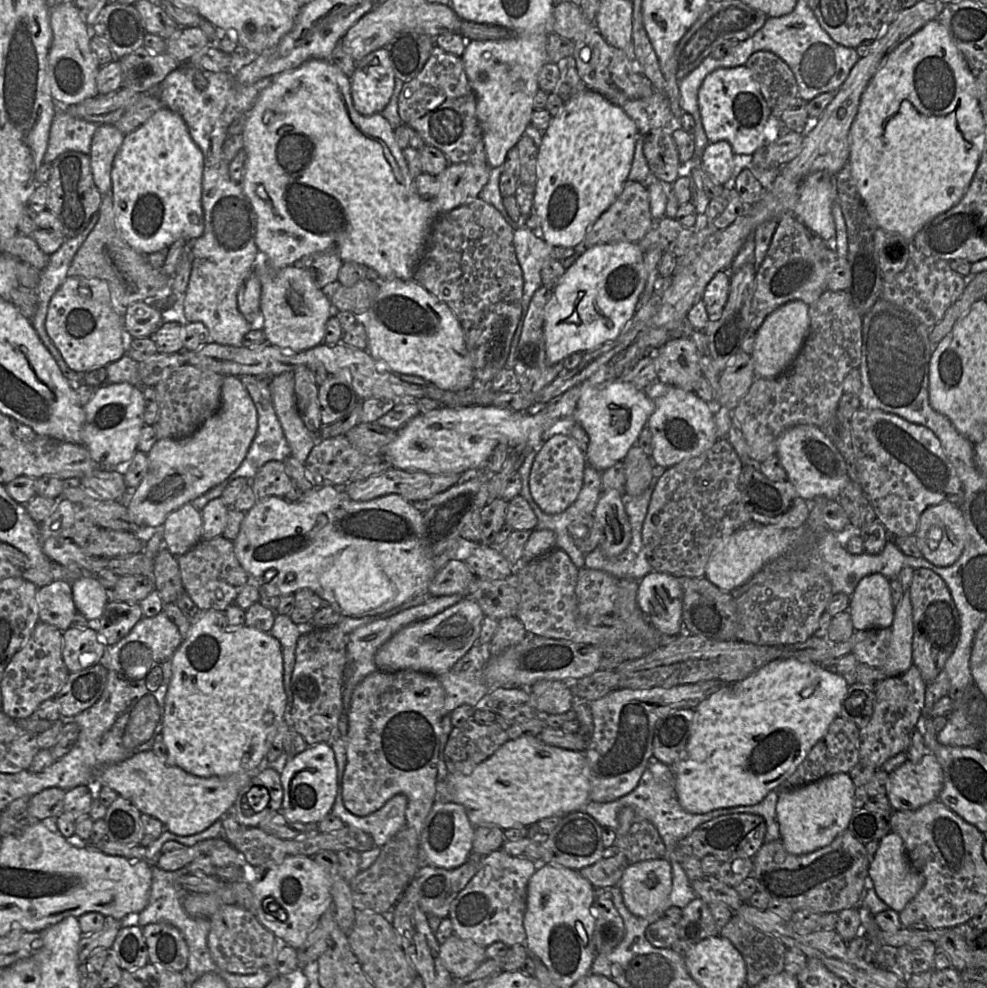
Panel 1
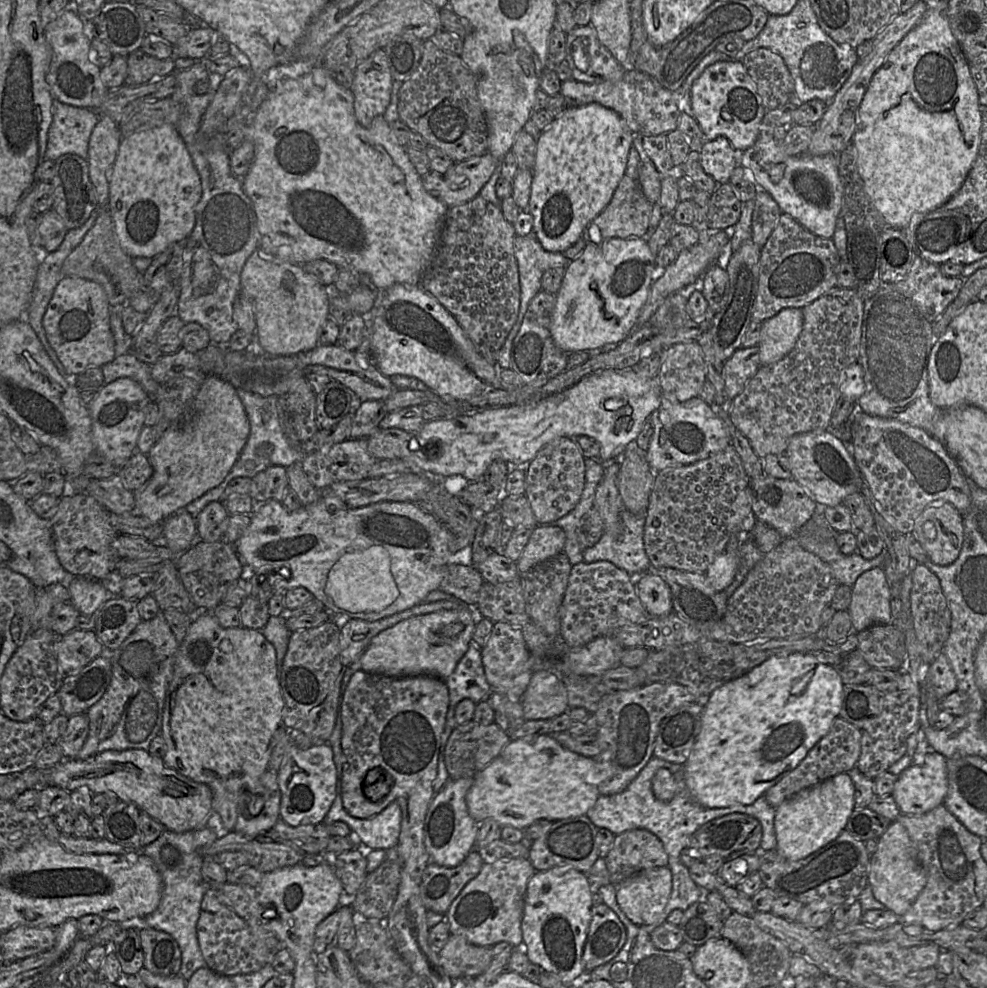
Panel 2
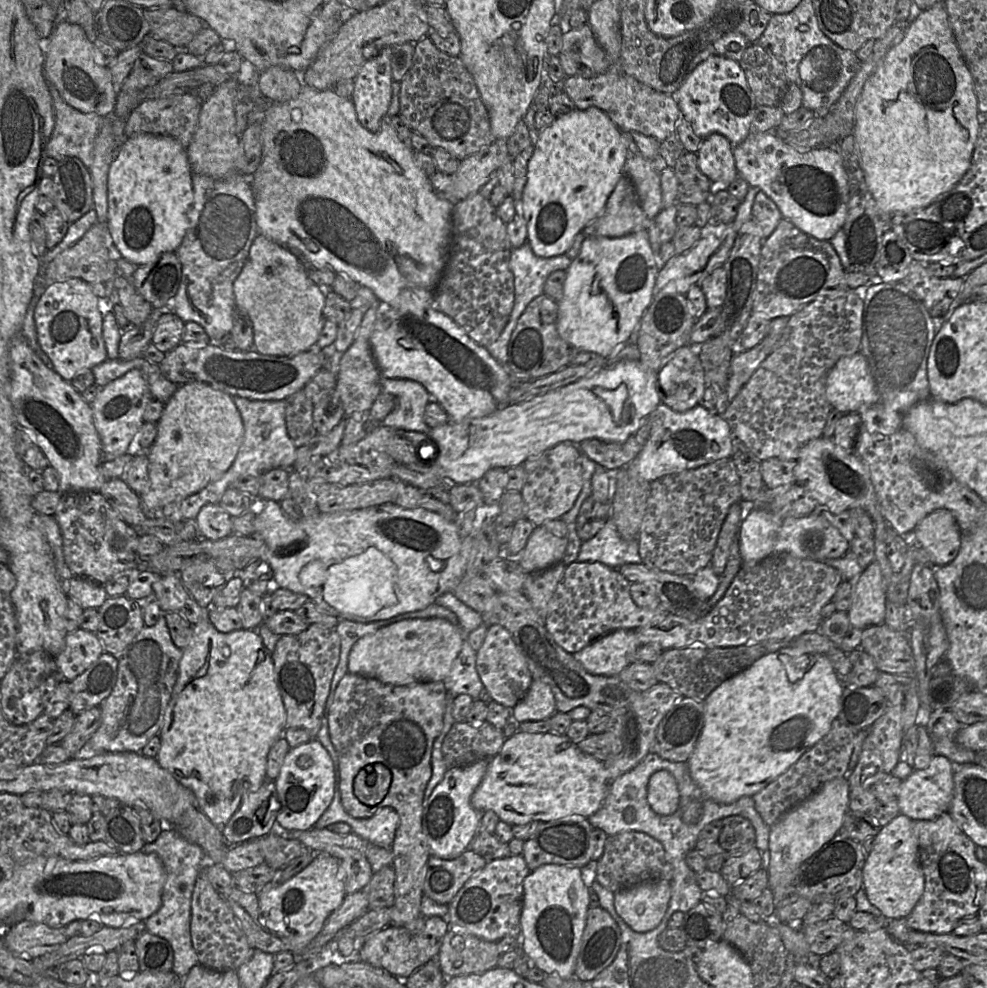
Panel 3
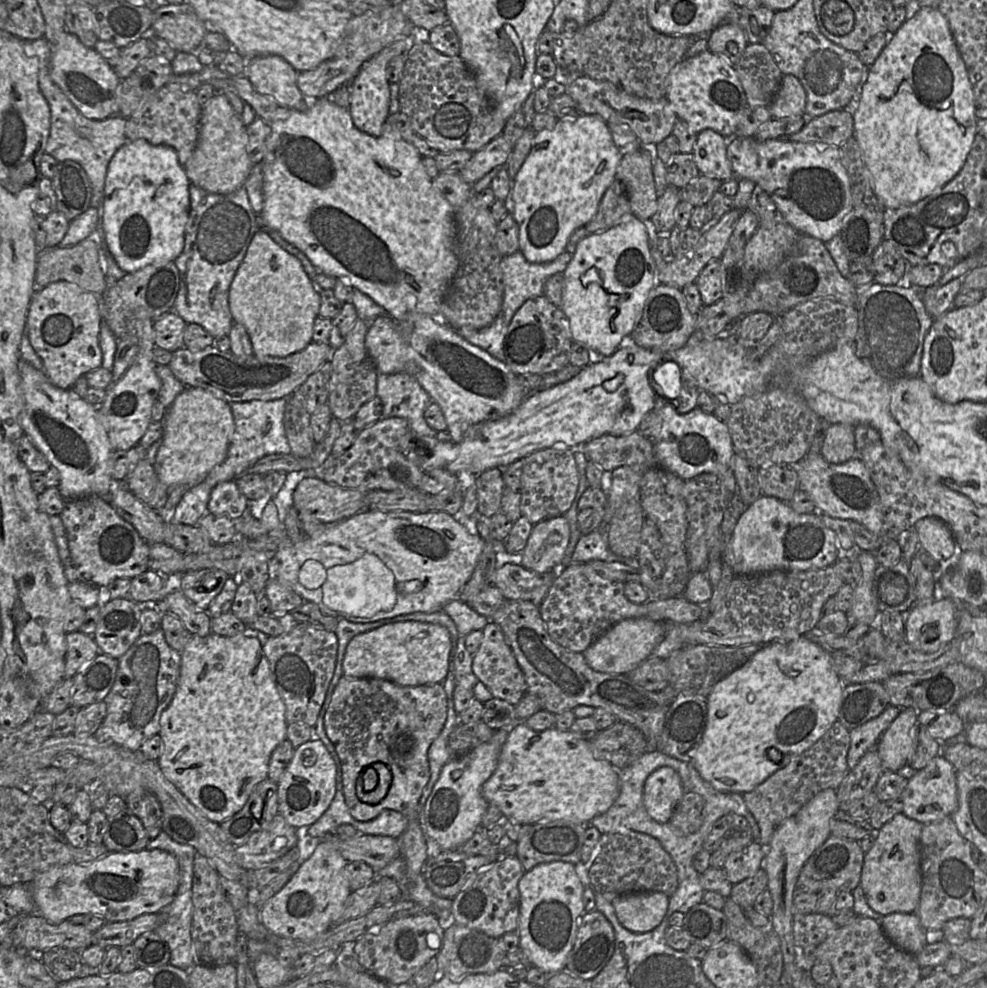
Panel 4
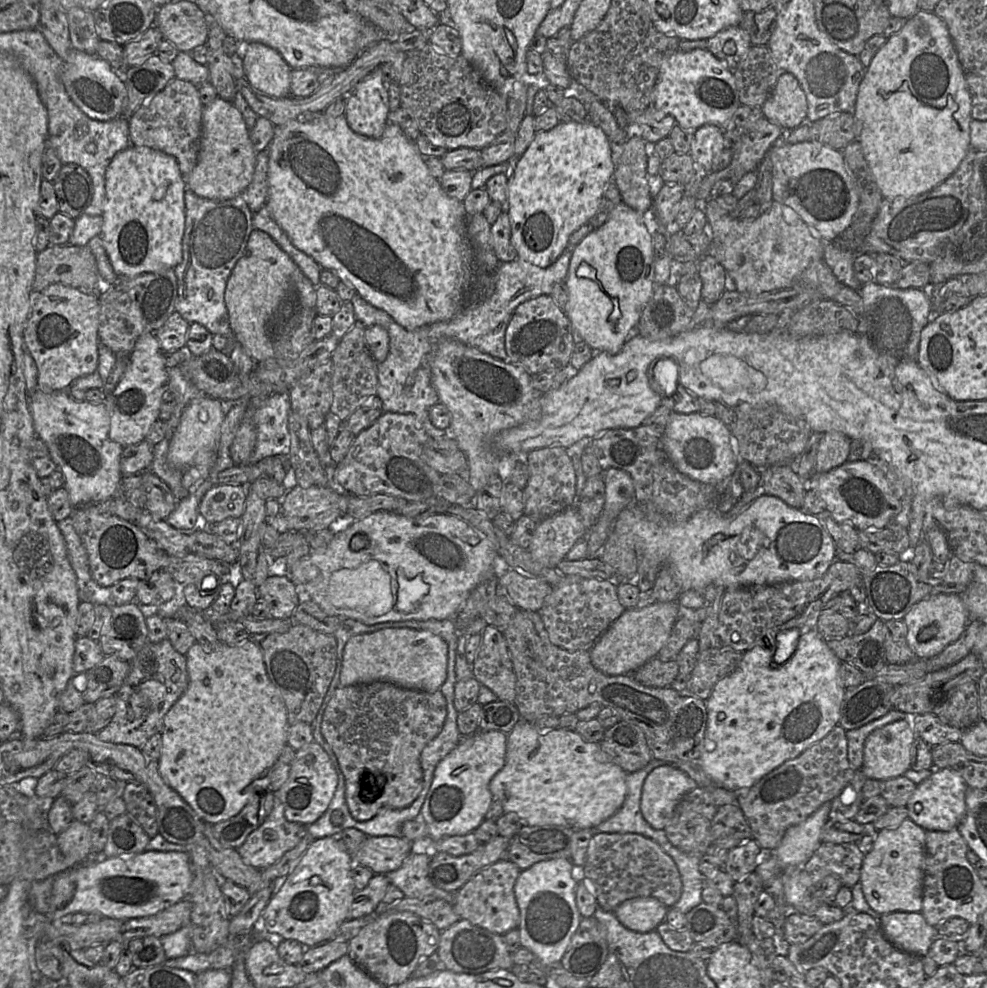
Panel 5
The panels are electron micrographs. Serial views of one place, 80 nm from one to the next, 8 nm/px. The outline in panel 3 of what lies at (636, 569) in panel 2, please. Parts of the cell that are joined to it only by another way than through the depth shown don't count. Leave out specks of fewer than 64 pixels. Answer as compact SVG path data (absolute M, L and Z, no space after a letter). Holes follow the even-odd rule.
M609 518L593 538L582 542L576 562L599 562L612 569L625 564L640 564L638 538L621 538L615 523Z

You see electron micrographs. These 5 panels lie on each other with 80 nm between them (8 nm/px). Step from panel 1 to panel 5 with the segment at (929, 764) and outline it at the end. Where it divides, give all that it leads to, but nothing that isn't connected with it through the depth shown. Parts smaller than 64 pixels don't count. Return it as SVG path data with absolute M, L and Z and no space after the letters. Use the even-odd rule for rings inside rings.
M950 768L934 769L931 775L917 784L908 800L908 818L926 831L950 831L958 828L966 814L965 796L968 785L962 776Z

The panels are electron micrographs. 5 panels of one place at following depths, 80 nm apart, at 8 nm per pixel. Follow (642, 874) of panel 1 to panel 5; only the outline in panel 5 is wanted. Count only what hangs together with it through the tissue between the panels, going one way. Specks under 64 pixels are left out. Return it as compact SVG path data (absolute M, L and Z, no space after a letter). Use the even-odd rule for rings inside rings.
M636 897L617 906L614 913L626 928L646 933L653 931L665 920L668 907L654 897Z

